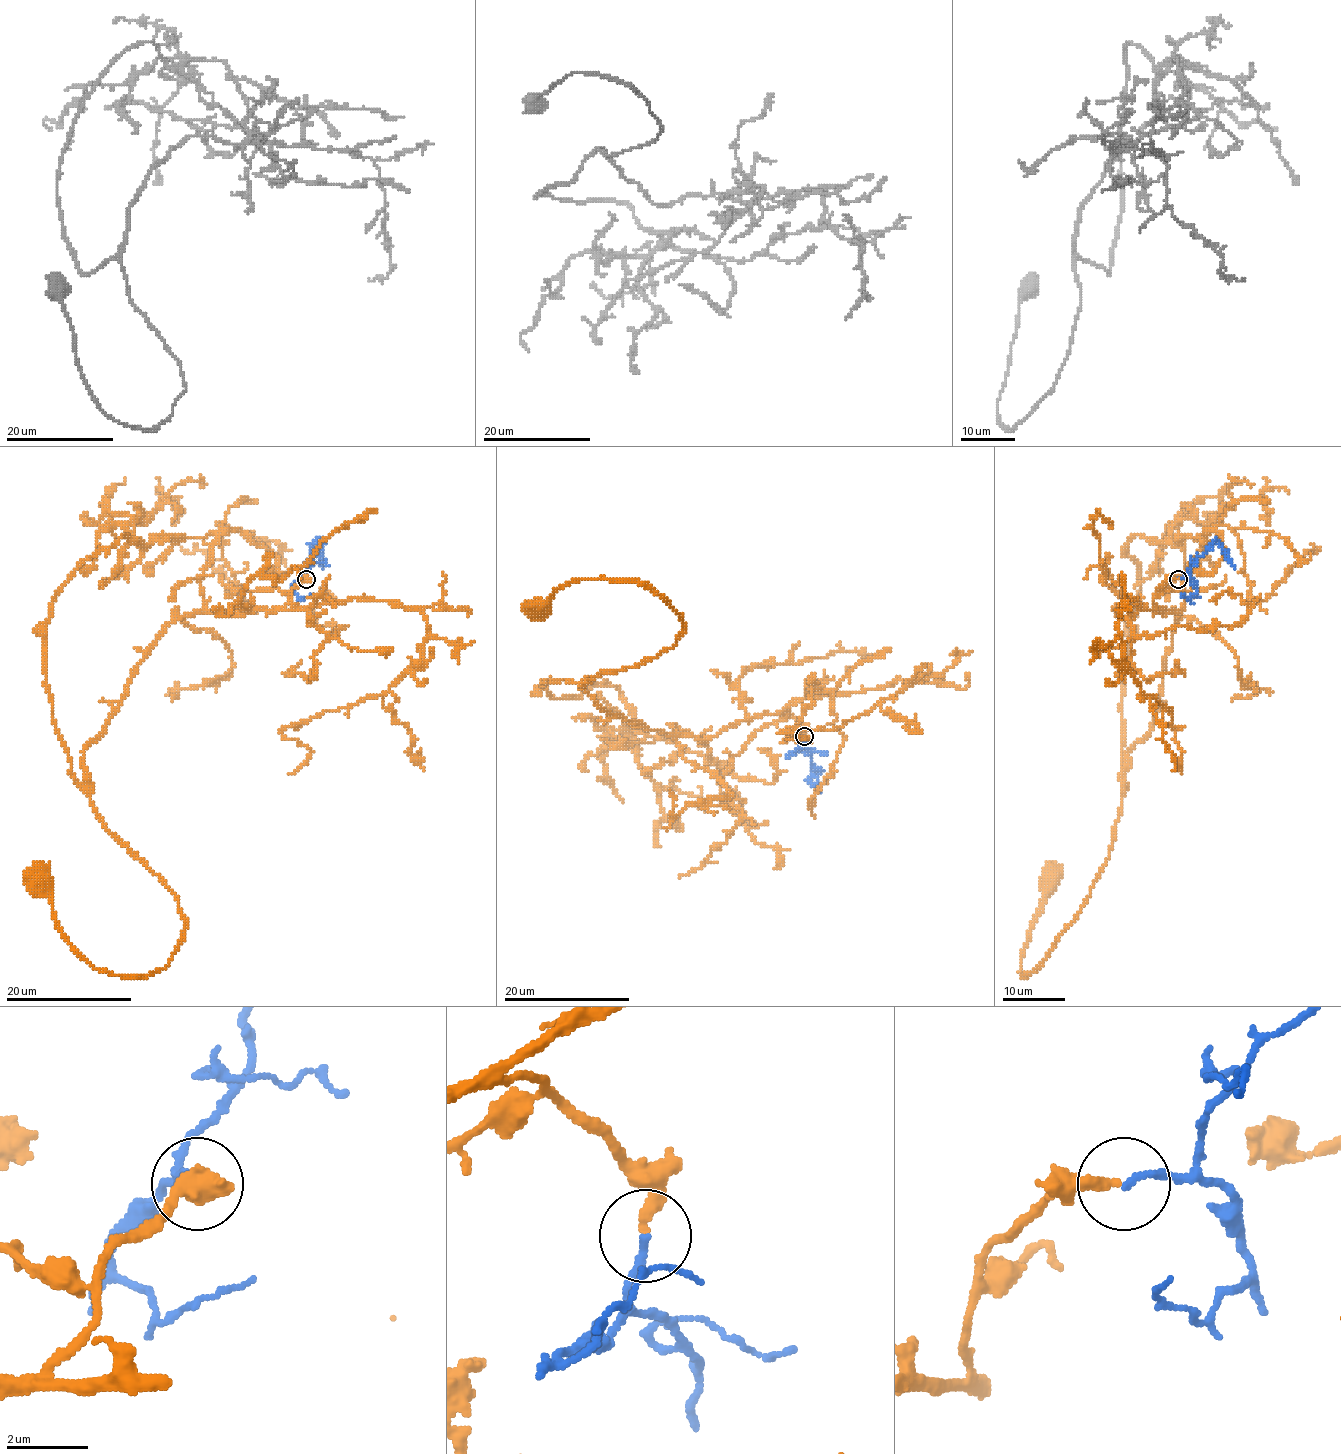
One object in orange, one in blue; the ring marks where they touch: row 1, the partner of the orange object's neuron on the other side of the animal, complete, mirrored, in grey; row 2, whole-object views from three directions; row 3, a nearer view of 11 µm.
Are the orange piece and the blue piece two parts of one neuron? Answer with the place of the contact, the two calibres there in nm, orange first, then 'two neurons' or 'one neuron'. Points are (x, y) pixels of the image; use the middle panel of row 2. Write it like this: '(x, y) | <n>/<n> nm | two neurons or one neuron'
(804, 736) | 320/160 nm | one neuron

